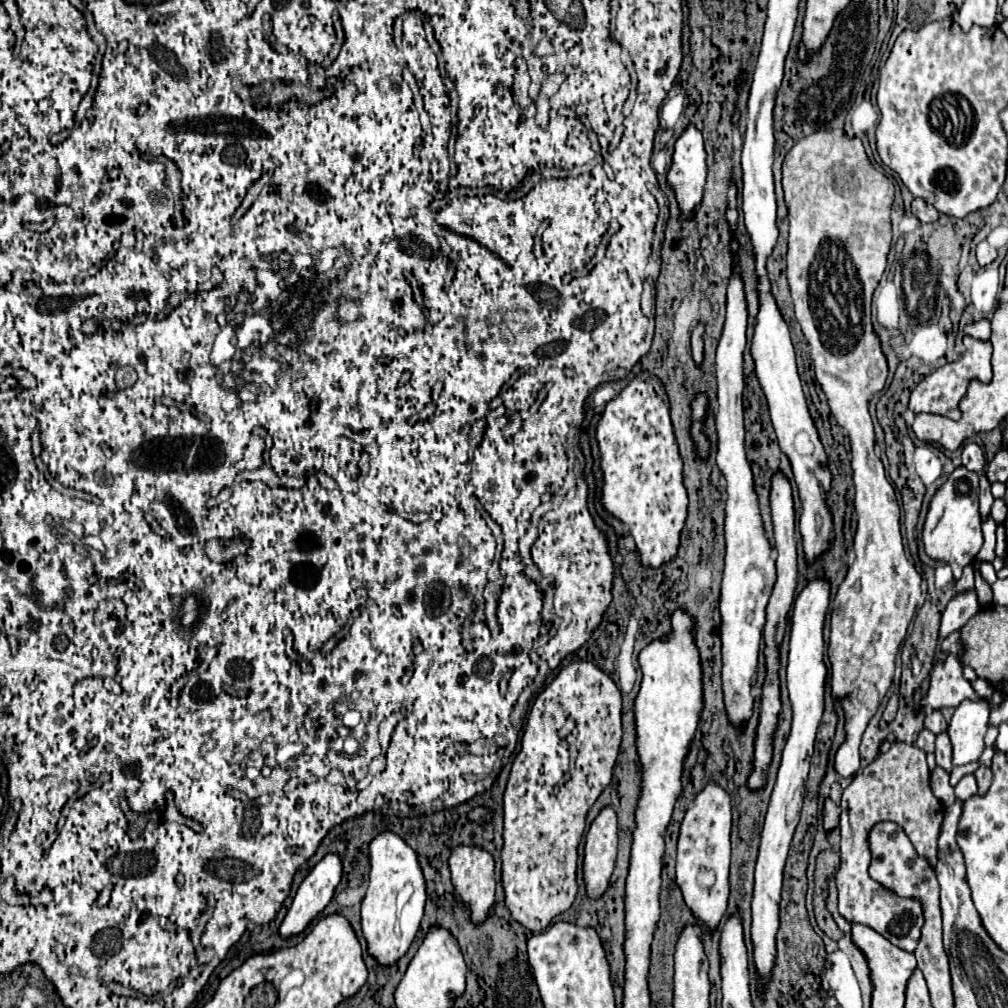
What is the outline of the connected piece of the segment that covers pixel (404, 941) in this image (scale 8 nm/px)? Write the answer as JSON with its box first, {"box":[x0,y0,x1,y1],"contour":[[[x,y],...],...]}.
{"box":[361,832,425,968],"contour":[[[393,832],[379,834],[371,844],[371,872],[367,892],[361,902],[361,930],[367,942],[367,954],[383,968],[403,958],[419,930],[425,908],[425,880],[415,852]]]}

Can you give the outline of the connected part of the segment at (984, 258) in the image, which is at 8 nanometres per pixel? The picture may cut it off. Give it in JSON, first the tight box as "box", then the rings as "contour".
{"box":[977,240,997,266],"contour":[[[985,240],[977,244],[977,262],[979,262],[979,266],[991,264],[995,258],[997,258],[997,250],[991,248]]]}

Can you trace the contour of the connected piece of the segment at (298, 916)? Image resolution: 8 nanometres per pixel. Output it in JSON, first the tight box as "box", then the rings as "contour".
{"box":[279,854,341,938],"contour":[[[327,854],[301,882],[291,908],[283,924],[279,926],[281,938],[291,938],[309,928],[309,924],[331,902],[335,888],[341,880],[341,860],[335,854]]]}

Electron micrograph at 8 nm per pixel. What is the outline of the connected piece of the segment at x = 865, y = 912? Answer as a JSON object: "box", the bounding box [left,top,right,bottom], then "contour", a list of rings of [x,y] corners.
{"box":[835,742,943,952],"contour":[[[893,742],[887,752],[881,752],[867,768],[859,770],[851,784],[843,790],[841,796],[841,864],[835,872],[835,884],[839,894],[839,914],[847,922],[857,922],[873,928],[891,944],[913,952],[921,936],[923,914],[917,900],[899,900],[891,896],[887,888],[879,888],[875,880],[867,874],[867,864],[871,860],[867,848],[867,832],[873,824],[891,820],[899,824],[915,850],[935,866],[937,852],[937,834],[943,822],[943,804],[937,800],[929,788],[929,768],[925,762],[925,752],[913,744]]]}

